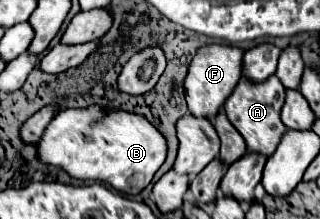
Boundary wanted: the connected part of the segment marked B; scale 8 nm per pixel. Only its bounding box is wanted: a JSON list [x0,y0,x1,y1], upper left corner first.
[37,106,167,196]

